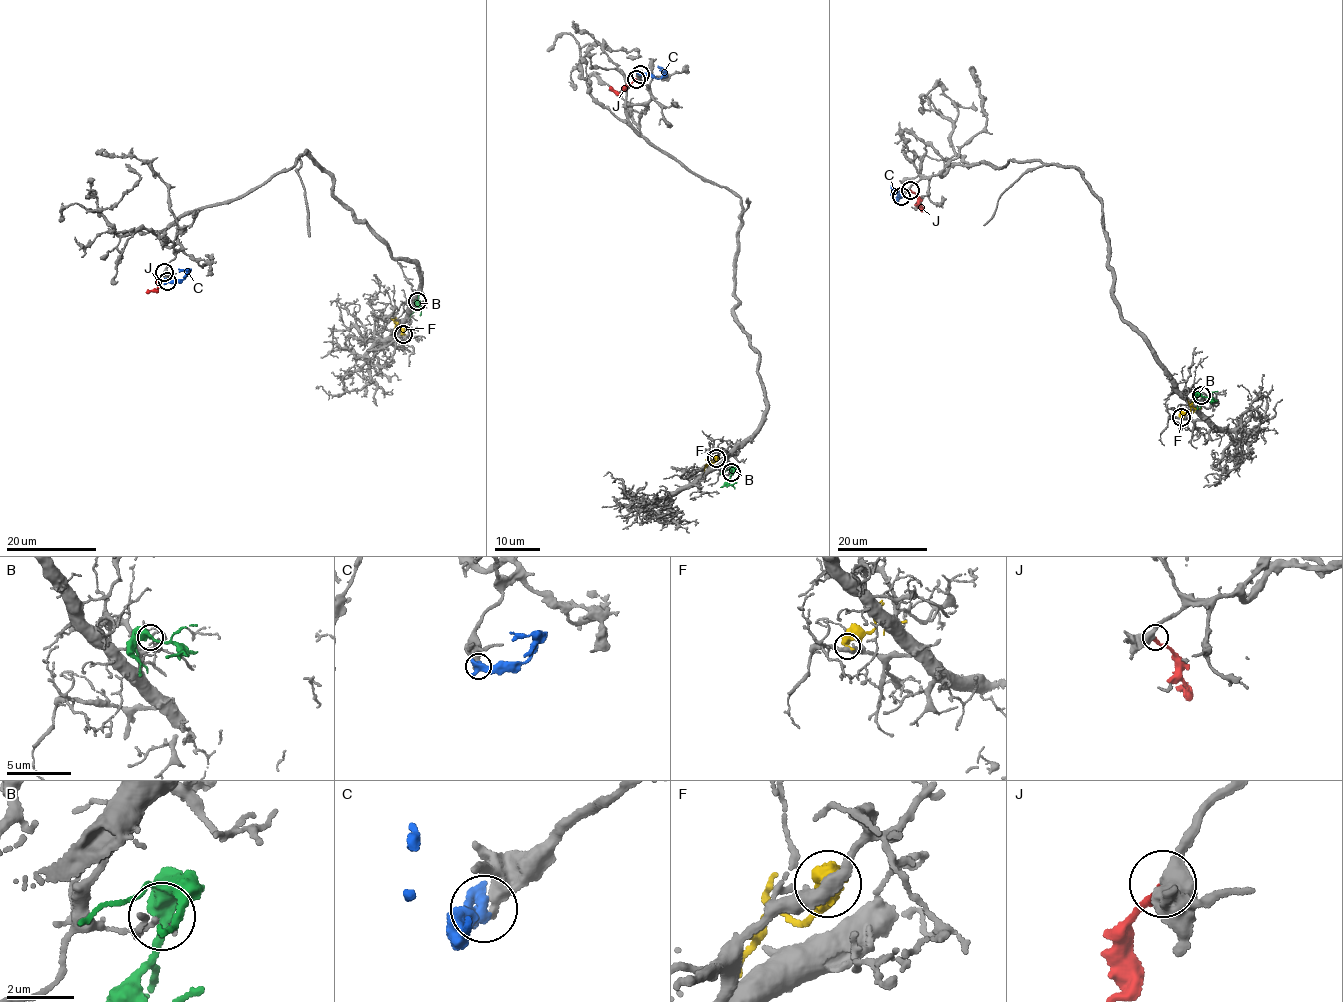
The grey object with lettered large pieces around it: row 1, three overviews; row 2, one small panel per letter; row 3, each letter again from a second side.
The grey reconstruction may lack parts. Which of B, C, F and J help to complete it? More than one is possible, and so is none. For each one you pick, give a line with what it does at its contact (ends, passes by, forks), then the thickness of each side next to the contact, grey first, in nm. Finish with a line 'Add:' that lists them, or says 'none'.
J: It ends there. Thickness 460 nm (grey) against 260 nm
Add: J

